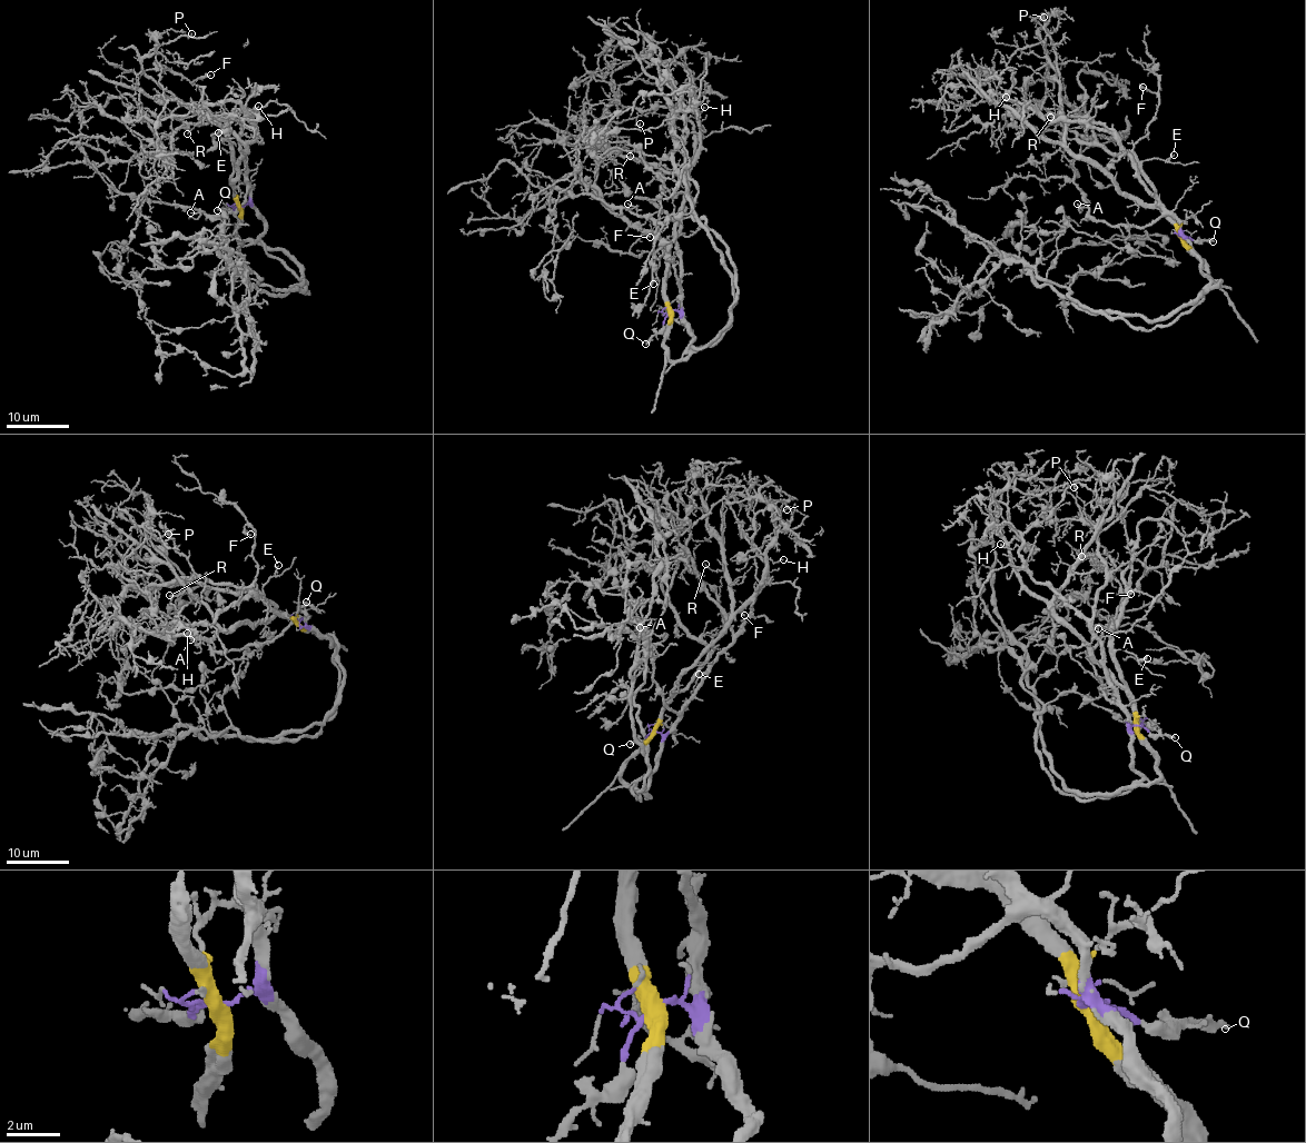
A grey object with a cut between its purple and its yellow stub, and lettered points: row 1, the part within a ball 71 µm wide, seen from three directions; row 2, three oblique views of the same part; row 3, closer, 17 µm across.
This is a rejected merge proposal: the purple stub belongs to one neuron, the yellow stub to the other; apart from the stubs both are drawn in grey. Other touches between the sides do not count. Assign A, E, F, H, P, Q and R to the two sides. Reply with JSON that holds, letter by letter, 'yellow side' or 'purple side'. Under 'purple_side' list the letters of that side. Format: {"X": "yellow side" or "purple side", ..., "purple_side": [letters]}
{"A": "purple side", "E": "yellow side", "F": "yellow side", "H": "purple side", "P": "yellow side", "Q": "purple side", "R": "yellow side", "purple_side": ["A", "H", "Q"]}

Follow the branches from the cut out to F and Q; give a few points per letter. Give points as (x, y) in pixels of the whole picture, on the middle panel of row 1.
F: (670, 311), (665, 289), (665, 244), (653, 251), (634, 256), (630, 249), (643, 236), (650, 237)
Q: (670, 311), (646, 345)

